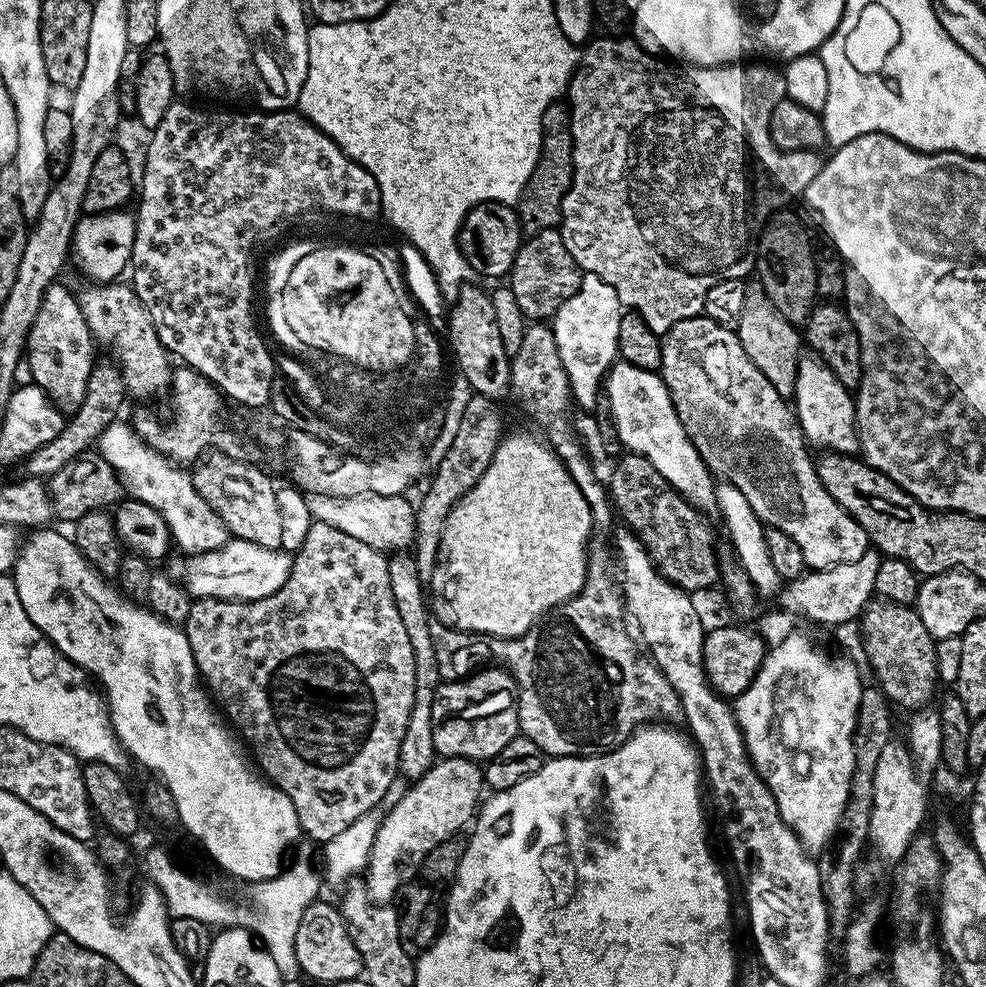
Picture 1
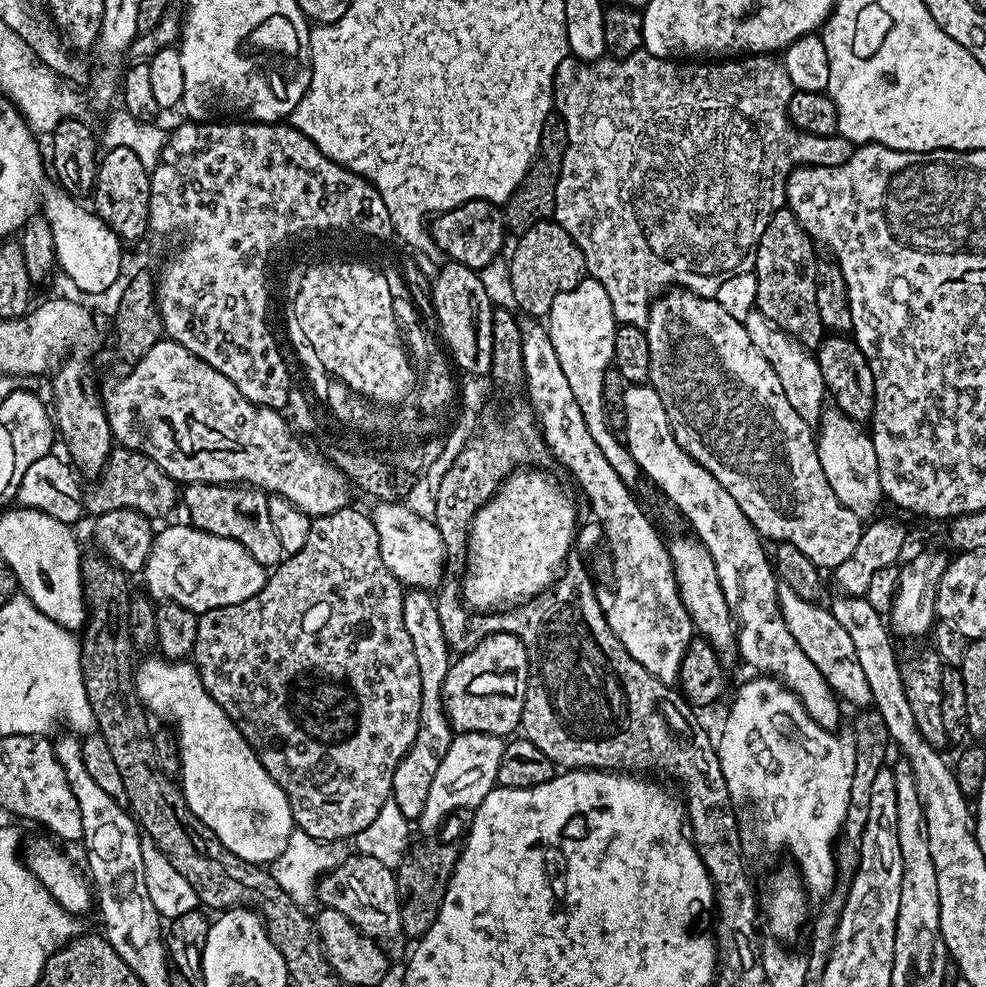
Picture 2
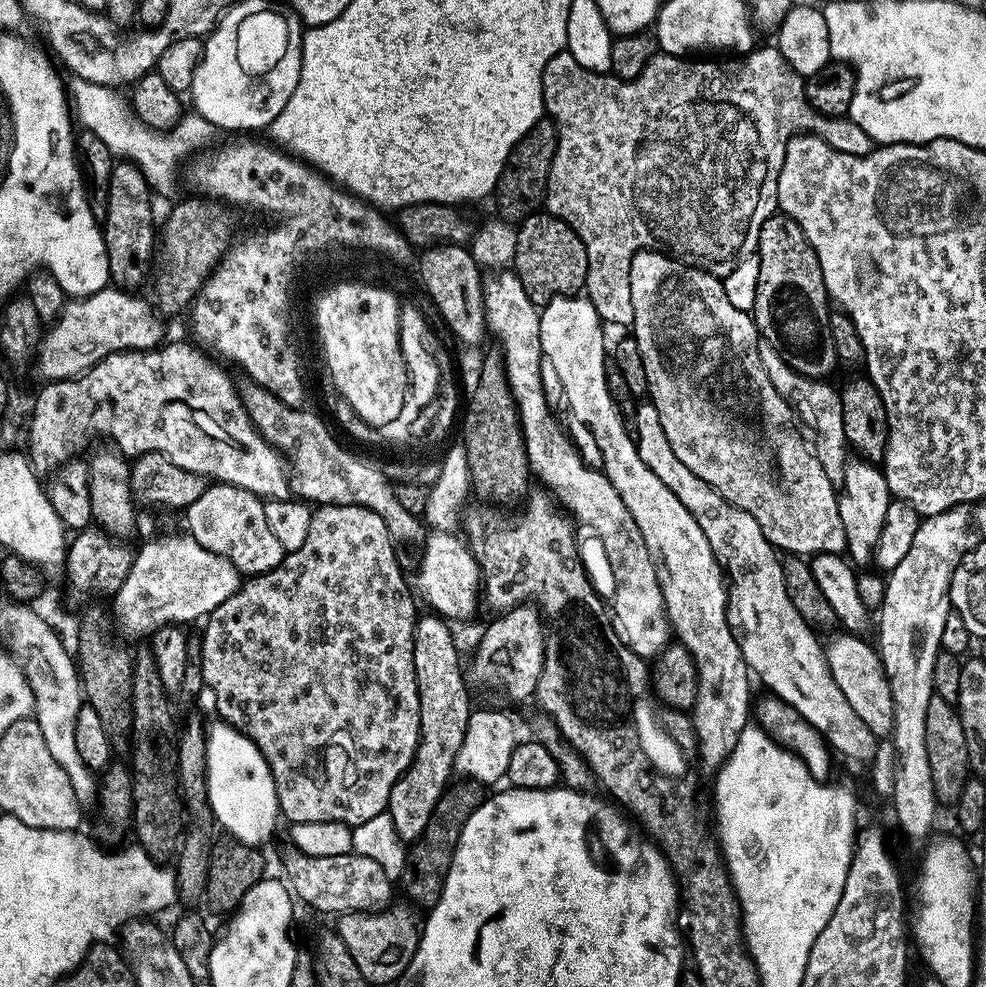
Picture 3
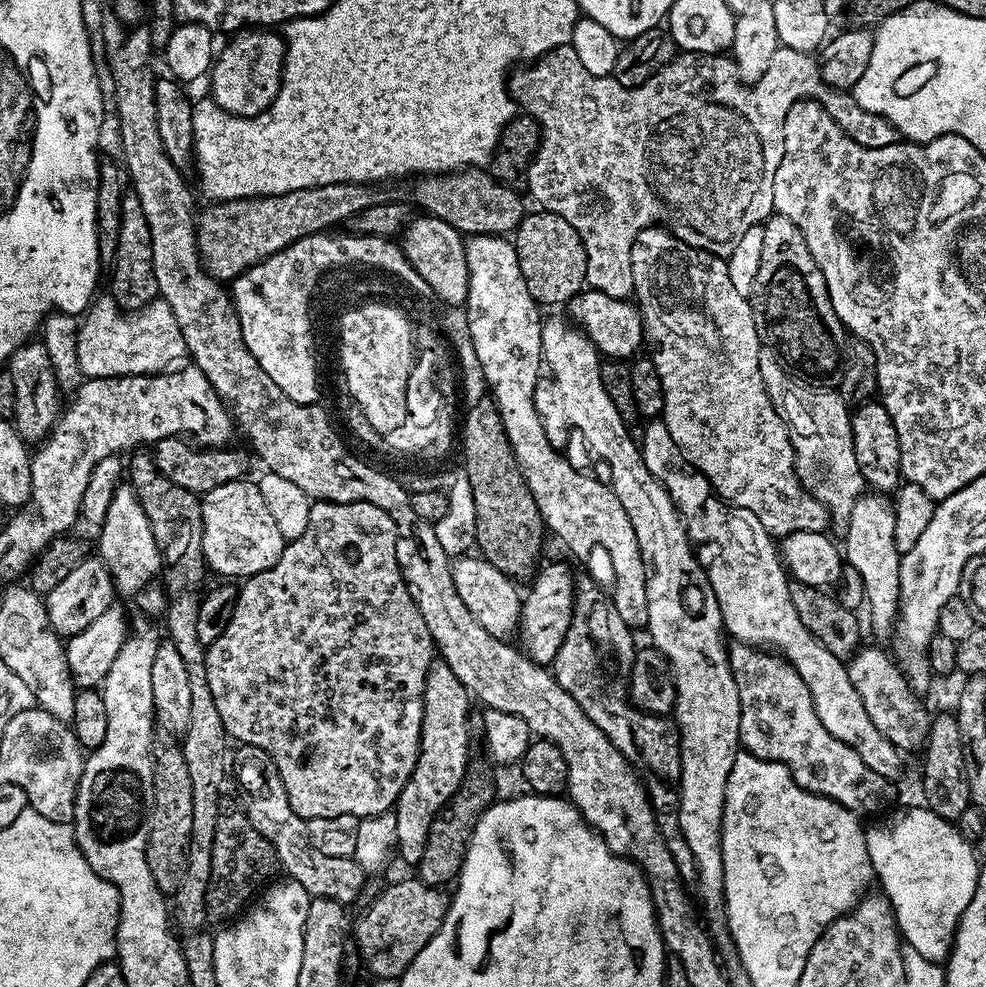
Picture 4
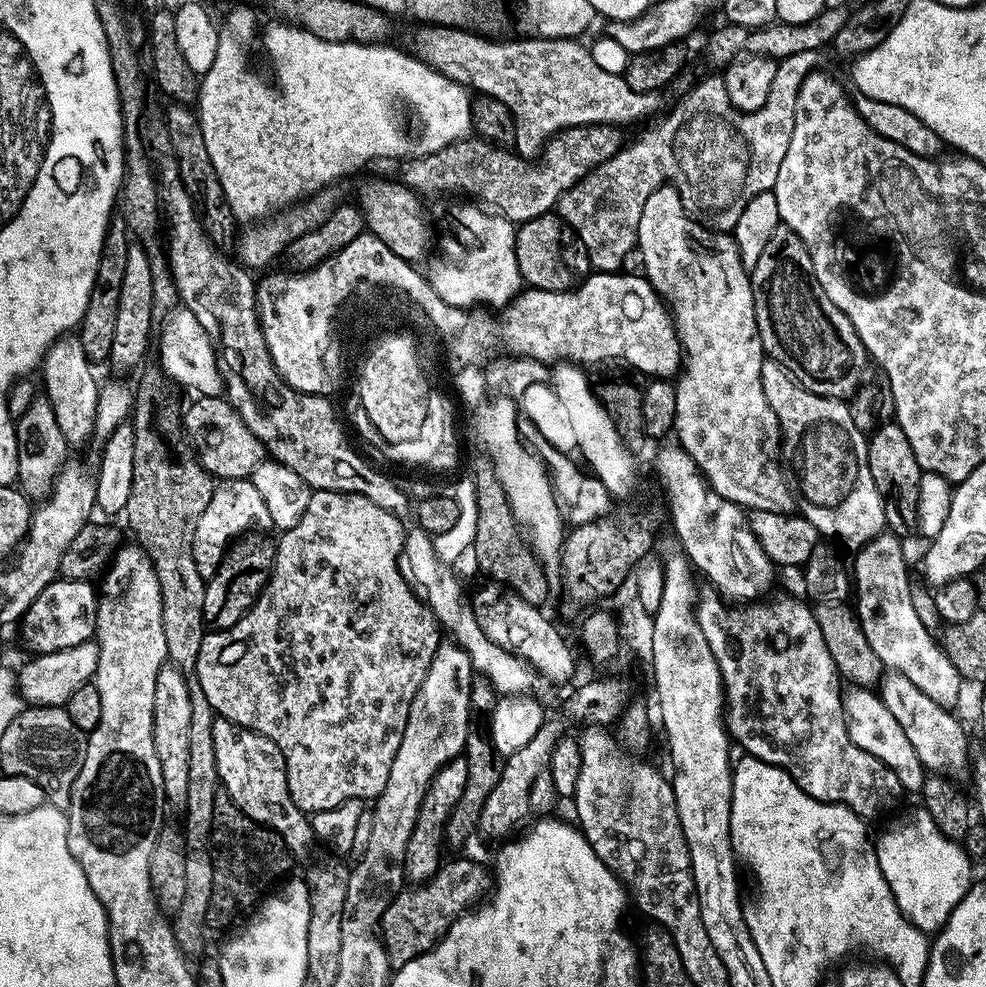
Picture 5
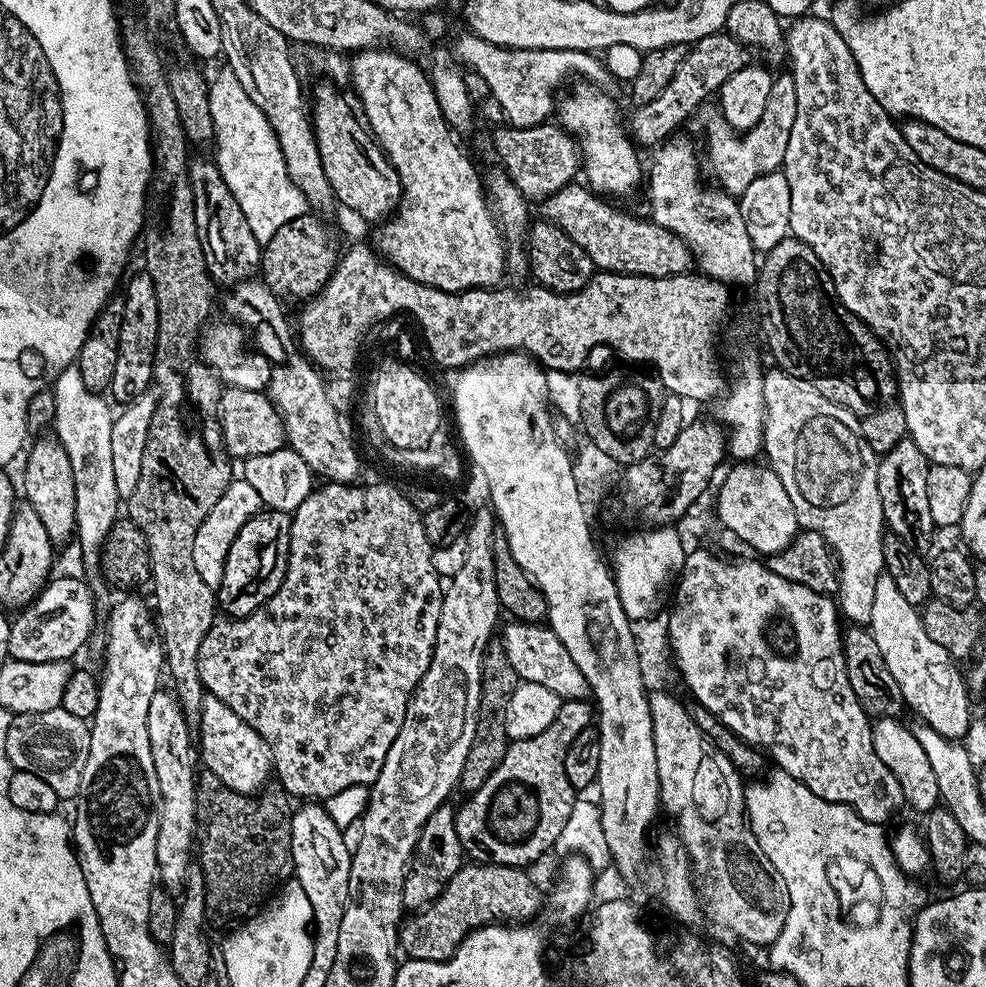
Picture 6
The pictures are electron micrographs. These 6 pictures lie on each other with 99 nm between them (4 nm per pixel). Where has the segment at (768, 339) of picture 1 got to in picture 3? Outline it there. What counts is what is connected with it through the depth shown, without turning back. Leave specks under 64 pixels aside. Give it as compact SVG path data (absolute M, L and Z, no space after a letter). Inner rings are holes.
M761 339L758 346L758 354L766 366L766 374L770 374L770 382L774 382L774 390L782 394L787 404L792 405L797 417L802 421L803 427L816 435L814 440L814 451L818 462L822 462L822 470L826 470L826 478L839 486L844 482L844 465L850 459L848 439L844 437L842 426L842 402L839 391L831 388L828 382L820 378L803 376L801 372L795 372L786 361L784 355L766 339Z

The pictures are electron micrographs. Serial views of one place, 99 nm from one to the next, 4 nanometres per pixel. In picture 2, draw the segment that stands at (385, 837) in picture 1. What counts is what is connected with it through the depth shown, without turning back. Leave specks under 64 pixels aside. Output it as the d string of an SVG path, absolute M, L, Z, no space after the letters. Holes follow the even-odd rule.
M461 732L453 735L452 744L438 766L438 774L434 776L434 782L430 784L430 795L426 798L426 806L420 815L418 827L424 832L432 832L435 828L439 829L447 817L459 813L461 811L459 808L469 808L469 810L479 808L486 794L490 794L493 788L497 787L496 779L504 754L504 746L505 741L501 737L481 732Z

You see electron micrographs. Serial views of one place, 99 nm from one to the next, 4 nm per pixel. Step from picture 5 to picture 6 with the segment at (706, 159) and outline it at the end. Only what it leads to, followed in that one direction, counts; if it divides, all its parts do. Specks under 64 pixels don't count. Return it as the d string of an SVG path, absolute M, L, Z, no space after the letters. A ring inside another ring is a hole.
M784 74L784 76L777 75L773 79L772 93L769 96L769 102L766 103L765 113L762 115L761 121L753 129L741 134L732 129L722 118L706 121L704 128L708 131L708 152L720 163L719 187L727 192L729 196L739 198L750 182L760 175L777 171L786 158L786 146L790 142L790 130L794 126L794 118L797 114L798 94L794 90L794 78L790 74Z

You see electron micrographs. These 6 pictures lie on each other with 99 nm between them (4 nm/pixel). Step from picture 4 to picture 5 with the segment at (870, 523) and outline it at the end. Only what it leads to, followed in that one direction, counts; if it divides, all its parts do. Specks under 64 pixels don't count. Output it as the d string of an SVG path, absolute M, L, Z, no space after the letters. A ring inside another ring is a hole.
M885 530L875 536L868 544L859 549L854 560L854 611L856 617L862 622L866 630L866 639L870 642L874 654L883 662L885 669L902 674L922 690L922 694L930 694L934 702L945 706L952 703L960 696L962 681L958 670L954 670L954 662L944 653L943 647L938 643L937 637L922 626L918 614L914 610L914 602L910 602L910 590L914 587L913 581L908 581L908 564L904 561L904 548L901 537L892 535Z

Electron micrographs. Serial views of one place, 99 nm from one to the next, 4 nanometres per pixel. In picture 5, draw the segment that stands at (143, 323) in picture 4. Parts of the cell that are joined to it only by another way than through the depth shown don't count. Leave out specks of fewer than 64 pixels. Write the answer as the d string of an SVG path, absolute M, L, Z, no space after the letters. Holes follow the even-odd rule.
M178 306L164 321L158 340L159 369L171 378L194 389L197 395L216 397L223 393L224 382L220 372L219 357L211 336L194 316L194 312Z

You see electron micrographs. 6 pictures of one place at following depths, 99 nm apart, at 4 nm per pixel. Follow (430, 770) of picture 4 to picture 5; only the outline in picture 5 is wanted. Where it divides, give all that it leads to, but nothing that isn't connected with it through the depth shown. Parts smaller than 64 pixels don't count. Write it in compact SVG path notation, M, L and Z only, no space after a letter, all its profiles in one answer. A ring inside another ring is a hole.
M462 758L451 760L445 768L430 782L424 795L422 806L418 810L418 818L414 822L414 830L410 834L410 842L406 842L404 855L404 879L409 885L425 884L442 863L440 851L445 851L444 827L450 818L450 810L458 806L458 798L462 798L462 790L466 790L466 762Z

